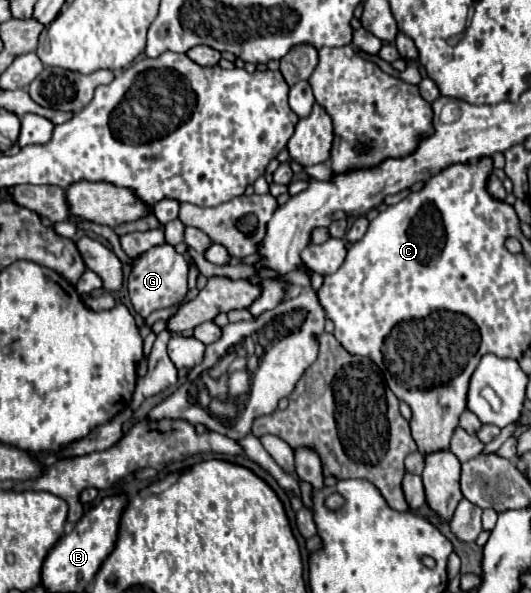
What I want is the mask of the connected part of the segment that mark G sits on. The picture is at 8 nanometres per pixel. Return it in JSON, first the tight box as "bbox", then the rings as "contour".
{"bbox":[127,243,189,317],"contour":[[[163,243],[159,247],[151,247],[143,255],[135,257],[131,261],[131,273],[127,279],[127,291],[129,299],[133,303],[133,309],[141,317],[149,317],[157,309],[169,309],[173,305],[179,305],[187,297],[187,271],[189,263],[183,255],[175,251],[173,245]]]}

